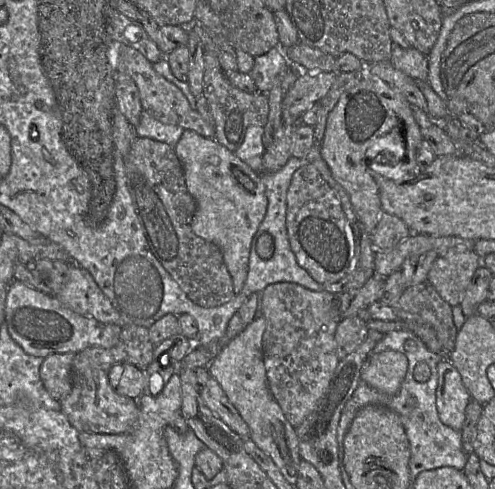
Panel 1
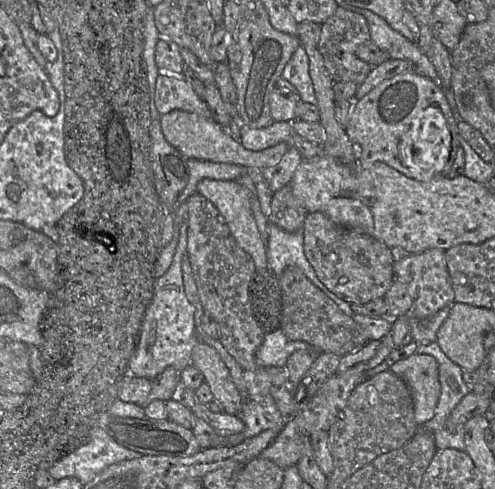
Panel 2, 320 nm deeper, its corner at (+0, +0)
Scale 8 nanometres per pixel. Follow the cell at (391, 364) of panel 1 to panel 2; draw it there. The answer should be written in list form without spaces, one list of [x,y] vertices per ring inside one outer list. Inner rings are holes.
[[[413,353],[397,360],[389,369],[404,380],[412,399],[412,419],[424,424],[431,415],[439,390],[436,359],[423,353]]]

